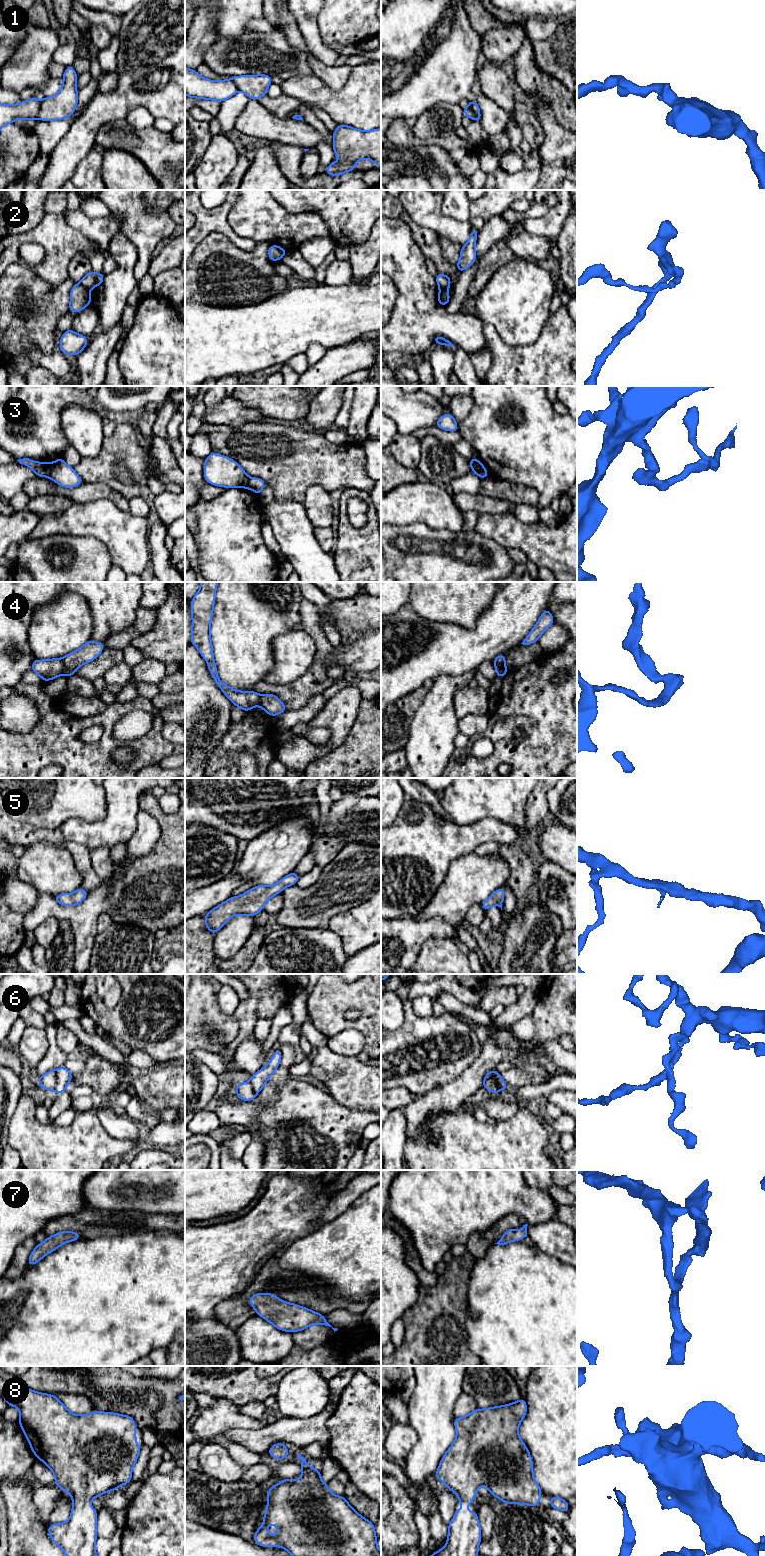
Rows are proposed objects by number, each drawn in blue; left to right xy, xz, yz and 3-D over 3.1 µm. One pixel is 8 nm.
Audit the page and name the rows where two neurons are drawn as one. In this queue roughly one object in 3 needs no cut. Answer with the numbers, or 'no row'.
1, 2, 3, 4, 6

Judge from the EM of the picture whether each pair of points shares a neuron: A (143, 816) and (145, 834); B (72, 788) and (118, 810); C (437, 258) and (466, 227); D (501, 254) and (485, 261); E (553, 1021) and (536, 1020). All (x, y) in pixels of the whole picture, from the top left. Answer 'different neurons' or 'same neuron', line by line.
A: same neuron
B: different neurons
C: different neurons
D: same neuron
E: same neuron

